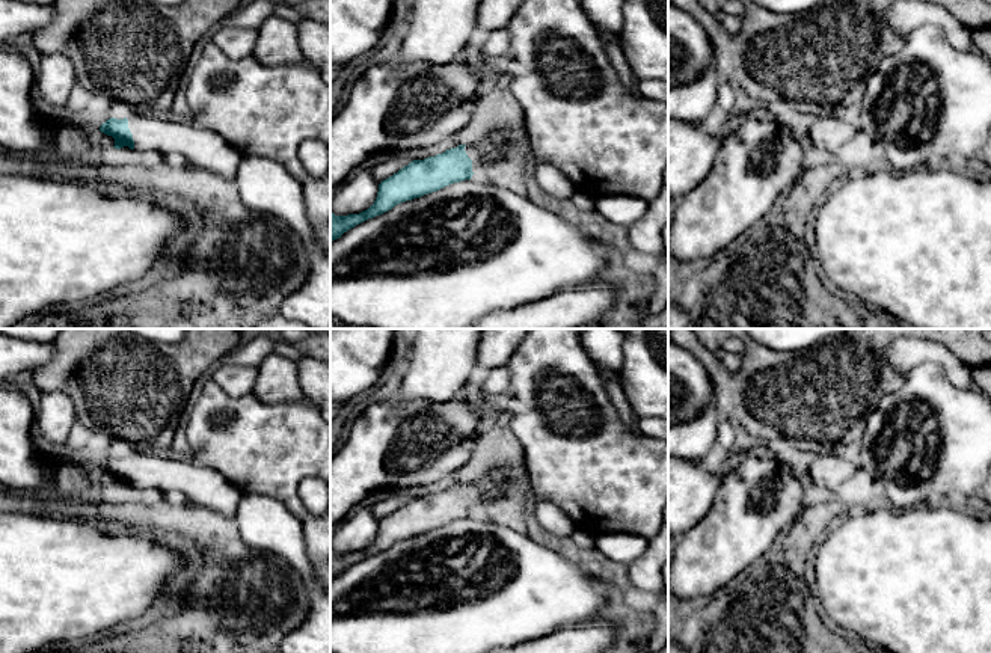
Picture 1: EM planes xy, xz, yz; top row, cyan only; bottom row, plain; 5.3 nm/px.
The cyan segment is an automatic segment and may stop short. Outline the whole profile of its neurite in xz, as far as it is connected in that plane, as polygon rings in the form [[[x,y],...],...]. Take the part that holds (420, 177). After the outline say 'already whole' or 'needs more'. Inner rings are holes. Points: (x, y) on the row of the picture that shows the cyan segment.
[[[499,125],[469,145],[459,145],[434,157],[410,161],[379,184],[377,198],[368,210],[348,216],[335,216],[330,210],[330,243],[356,225],[401,202],[471,179],[474,173],[481,173],[486,163],[505,158],[513,149],[513,142],[508,127]]] | needs more

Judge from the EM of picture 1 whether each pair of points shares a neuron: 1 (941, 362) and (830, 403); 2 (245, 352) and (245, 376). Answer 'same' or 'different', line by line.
1: different
2: different

